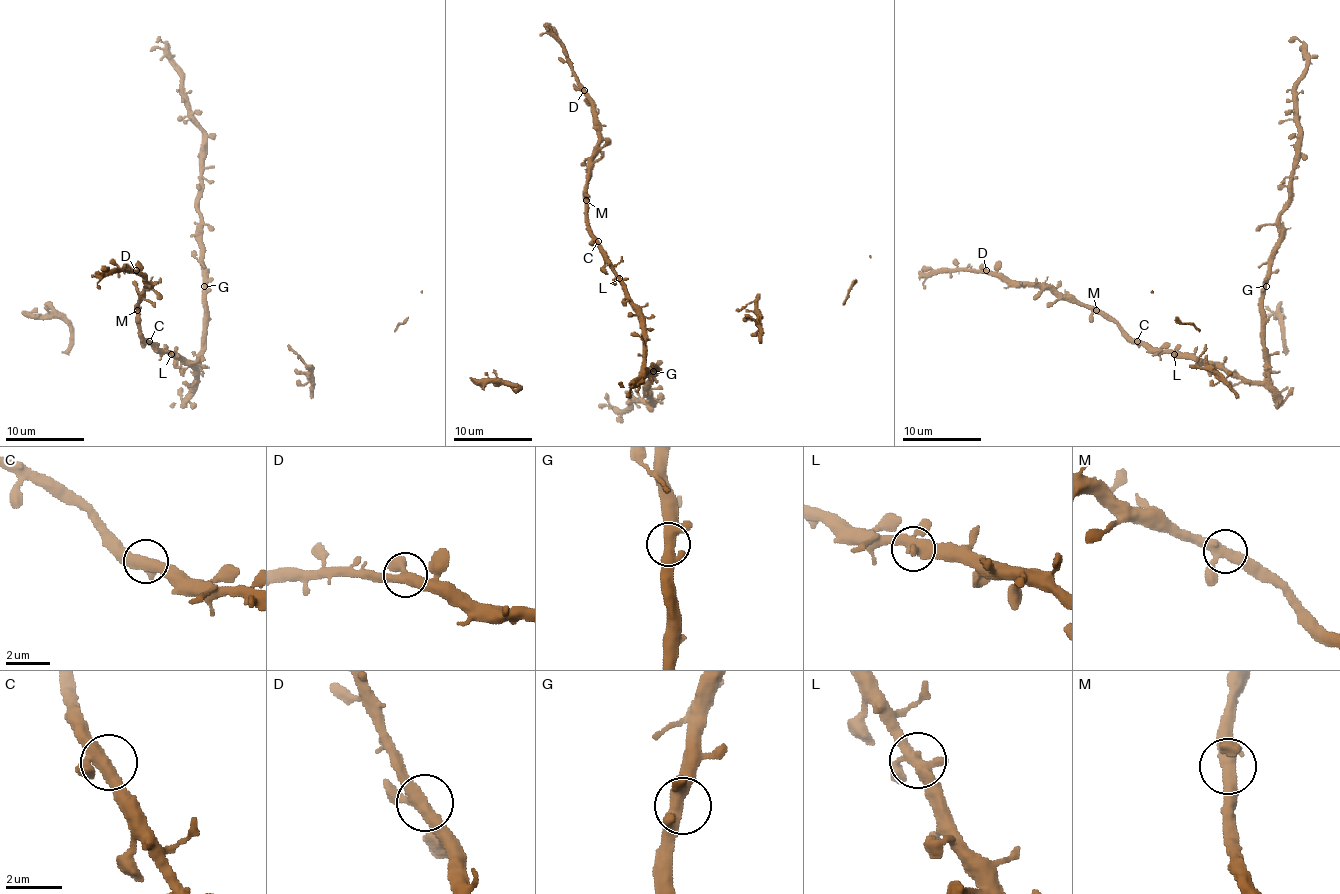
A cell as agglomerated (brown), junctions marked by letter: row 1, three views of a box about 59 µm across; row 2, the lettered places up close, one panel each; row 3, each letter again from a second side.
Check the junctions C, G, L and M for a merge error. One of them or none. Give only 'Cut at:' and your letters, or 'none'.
Cut at: none

